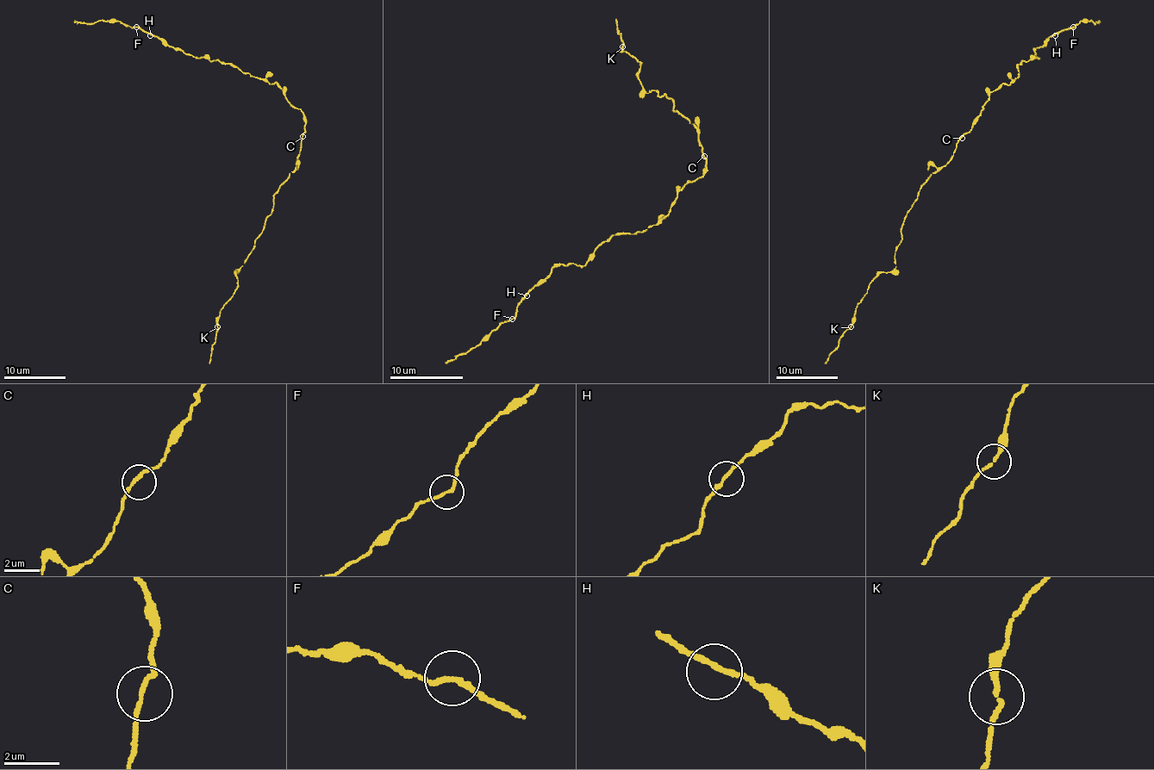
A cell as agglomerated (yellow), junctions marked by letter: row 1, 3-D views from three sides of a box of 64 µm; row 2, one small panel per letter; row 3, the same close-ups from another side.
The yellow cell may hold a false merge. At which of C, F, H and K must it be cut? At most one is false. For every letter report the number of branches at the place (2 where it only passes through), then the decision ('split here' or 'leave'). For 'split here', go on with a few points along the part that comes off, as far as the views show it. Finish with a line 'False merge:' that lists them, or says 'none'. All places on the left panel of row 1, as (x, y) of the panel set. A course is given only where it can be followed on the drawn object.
C: 2 branches meet; leave
F: 2 branches meet; leave
H: 2 branches meet; leave
K: 2 branches meet; leave
False merge: none

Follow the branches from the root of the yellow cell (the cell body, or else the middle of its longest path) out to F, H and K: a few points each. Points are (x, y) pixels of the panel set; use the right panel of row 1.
F: (972, 128), (990, 94), (1018, 77), (1017, 64), (1038, 58), (1035, 50), (1073, 26)
H: (972, 128), (993, 90), (1003, 83), (1012, 83), (1019, 73), (1017, 64), (1038, 58), (1035, 50), (1055, 35)
K: (972, 128), (952, 159), (920, 188), (904, 219), (896, 266), (869, 285), (851, 326)

